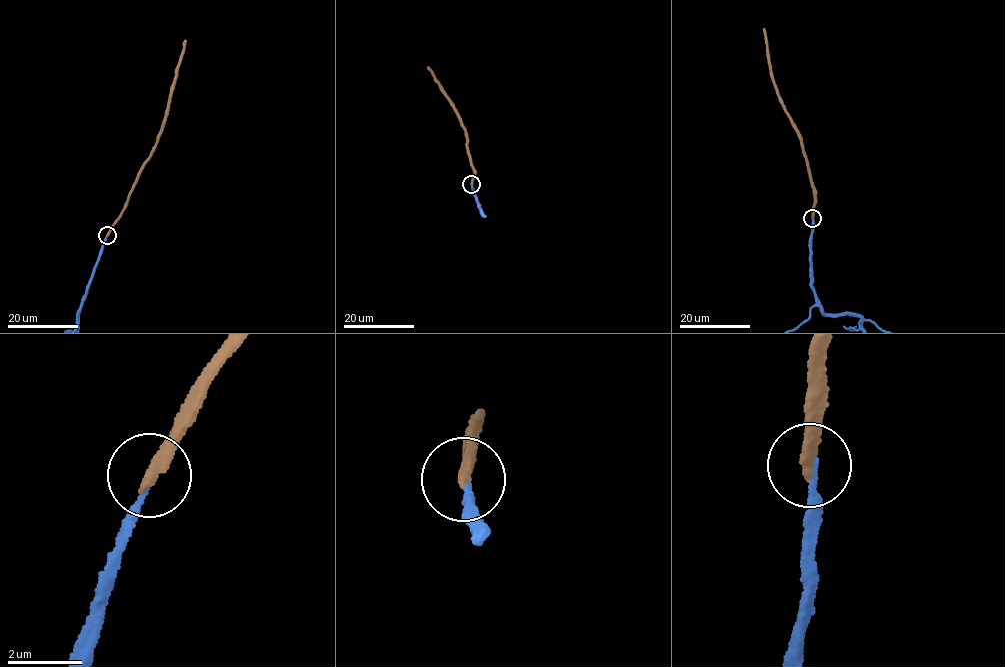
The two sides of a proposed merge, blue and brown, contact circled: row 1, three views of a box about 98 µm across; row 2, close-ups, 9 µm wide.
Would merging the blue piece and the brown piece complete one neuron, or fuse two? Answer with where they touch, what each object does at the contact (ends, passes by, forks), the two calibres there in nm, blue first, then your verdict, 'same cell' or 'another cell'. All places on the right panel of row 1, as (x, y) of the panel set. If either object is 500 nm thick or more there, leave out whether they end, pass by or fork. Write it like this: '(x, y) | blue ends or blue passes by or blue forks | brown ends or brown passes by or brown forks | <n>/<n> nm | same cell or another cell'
(812, 218) | blue ends | brown ends | 150/340 nm | another cell

